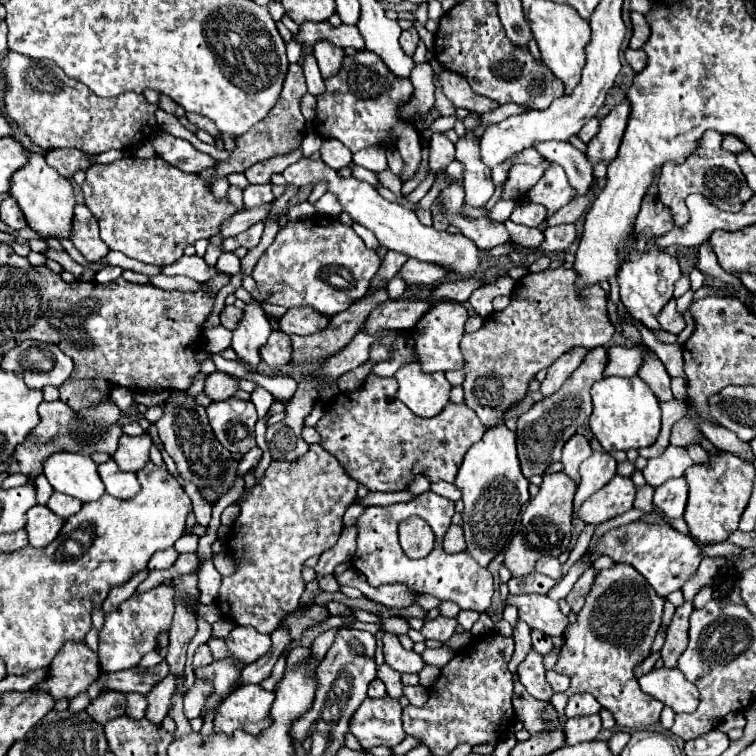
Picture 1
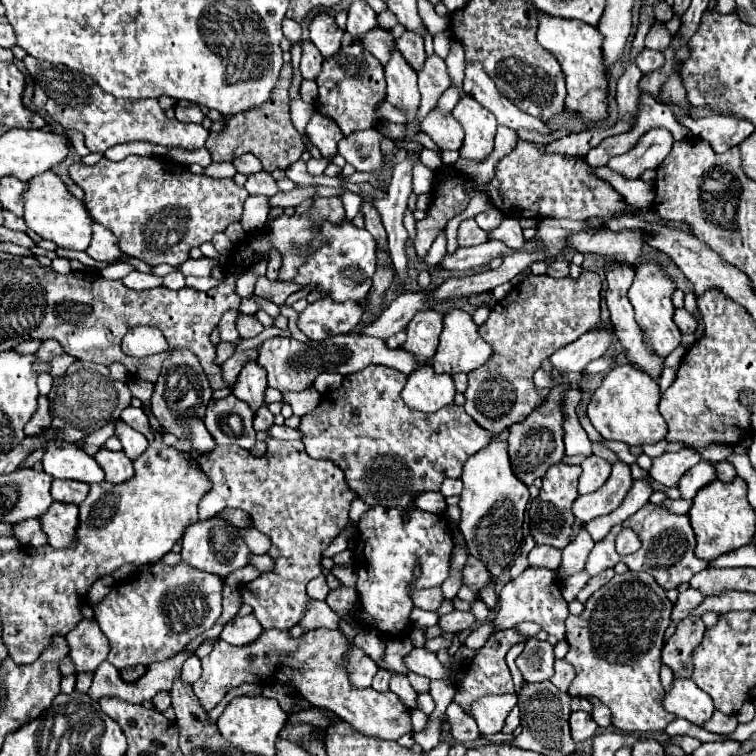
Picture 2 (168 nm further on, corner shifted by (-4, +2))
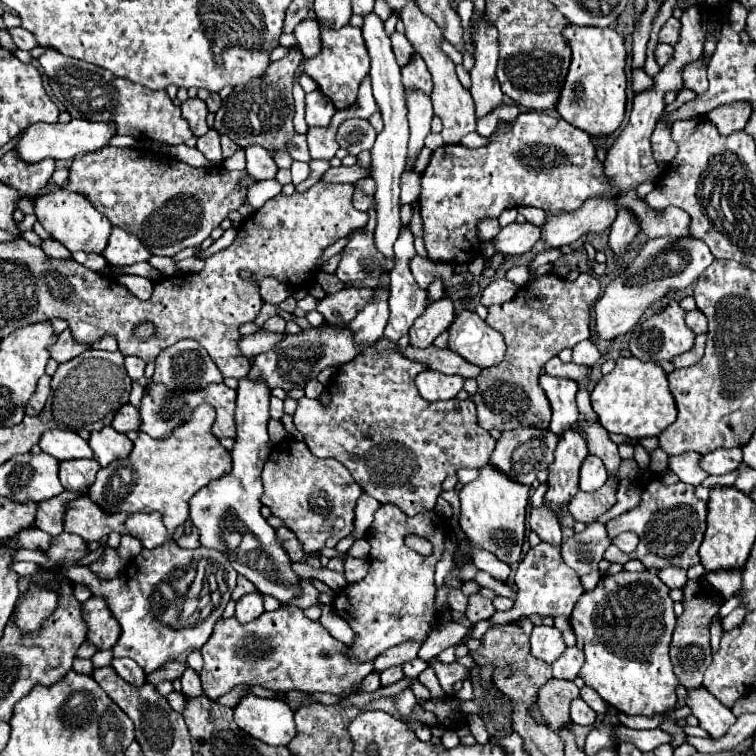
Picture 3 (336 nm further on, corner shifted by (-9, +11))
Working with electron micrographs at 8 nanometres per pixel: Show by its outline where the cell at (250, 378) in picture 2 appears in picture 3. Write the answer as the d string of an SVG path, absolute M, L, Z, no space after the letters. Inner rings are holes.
M249 377L239 379L237 407L235 407L235 429L237 429L237 437L235 437L235 445L231 449L233 469L223 479L213 481L211 485L207 485L205 489L201 489L199 493L195 493L191 497L191 501L189 501L189 517L191 517L191 523L197 525L197 529L201 531L201 545L225 553L229 557L233 569L239 575L243 575L245 579L249 579L257 587L259 593L271 595L281 605L287 605L291 601L291 597L299 597L299 581L301 579L291 569L291 559L287 557L285 549L277 541L277 531L261 515L261 495L263 495L261 469L263 469L267 457L271 455L271 441L267 437L269 397L271 397L271 391L267 389L267 385L263 381L251 381ZM223 535L231 535L233 537L233 543L225 541Z

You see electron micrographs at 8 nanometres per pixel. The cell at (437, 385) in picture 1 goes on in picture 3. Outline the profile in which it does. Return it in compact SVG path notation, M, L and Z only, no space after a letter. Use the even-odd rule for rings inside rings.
M421 371L415 377L417 389L427 401L447 401L453 399L463 389L463 377L459 375L443 375L439 371Z

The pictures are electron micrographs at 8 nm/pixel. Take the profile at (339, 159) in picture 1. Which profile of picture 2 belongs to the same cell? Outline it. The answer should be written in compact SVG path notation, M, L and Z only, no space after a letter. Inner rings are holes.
M316 112L306 126L306 134L324 158L332 160L334 156L338 156L338 140L342 140L344 134L338 130L332 118L326 118Z

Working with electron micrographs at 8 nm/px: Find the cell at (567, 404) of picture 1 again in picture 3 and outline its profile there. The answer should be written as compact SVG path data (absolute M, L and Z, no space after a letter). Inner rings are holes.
M521 427L513 431L503 431L489 463L493 463L495 469L499 469L501 473L507 473L507 477L511 477L513 481L519 481L531 487L531 483L537 477L537 471L547 469L551 465L557 441L559 437L555 433L539 427Z

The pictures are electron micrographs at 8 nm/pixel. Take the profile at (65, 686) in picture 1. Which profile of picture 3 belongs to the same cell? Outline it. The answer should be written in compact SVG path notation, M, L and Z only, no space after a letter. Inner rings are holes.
M91 597L83 603L83 619L87 621L87 639L97 649L111 649L115 641L119 639L119 623L115 617L111 617L111 611L107 609L107 603L103 597Z

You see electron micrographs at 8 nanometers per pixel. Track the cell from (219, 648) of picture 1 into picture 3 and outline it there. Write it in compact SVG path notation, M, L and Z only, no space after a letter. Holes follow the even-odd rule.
M279 607L273 613L263 613L255 621L243 625L235 621L235 617L219 619L215 623L213 635L201 649L205 667L201 671L201 685L207 697L215 699L225 693L229 693L237 685L261 685L265 689L287 693L287 691L303 691L303 693L351 693L355 687L361 685L361 681L371 673L373 663L351 663L347 659L347 647L341 641L335 641L327 629L319 621L311 621L303 615L301 609L291 607Z

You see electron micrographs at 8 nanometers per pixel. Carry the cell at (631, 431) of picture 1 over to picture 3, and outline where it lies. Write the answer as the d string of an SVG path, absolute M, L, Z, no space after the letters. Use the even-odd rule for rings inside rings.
M635 357L617 359L615 369L609 375L603 375L591 391L591 405L609 433L621 433L631 439L657 437L677 419L677 407L669 391L667 373L657 363L643 363Z

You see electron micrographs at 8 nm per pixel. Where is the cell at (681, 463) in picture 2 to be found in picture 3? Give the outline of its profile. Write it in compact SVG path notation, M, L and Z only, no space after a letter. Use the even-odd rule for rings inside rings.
M681 453L681 455L675 455L675 457L669 457L669 469L685 483L691 483L695 487L699 487L707 477L709 473L705 473L699 465L701 461L701 455L699 453Z

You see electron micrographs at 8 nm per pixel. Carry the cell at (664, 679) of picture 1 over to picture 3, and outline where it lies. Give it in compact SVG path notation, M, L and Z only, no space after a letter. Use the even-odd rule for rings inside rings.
M705 687L691 689L687 697L687 705L691 707L693 715L699 719L699 725L709 733L711 739L719 739L727 735L729 727L737 721L737 717L721 705L719 699L715 699Z

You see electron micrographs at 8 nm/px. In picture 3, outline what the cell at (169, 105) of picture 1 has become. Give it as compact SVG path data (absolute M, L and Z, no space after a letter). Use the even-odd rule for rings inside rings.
M193 97L193 99L187 99L181 103L181 115L187 119L189 129L195 137L201 137L203 133L207 133L207 129L209 129L205 123L207 113L209 113L207 105L199 97Z

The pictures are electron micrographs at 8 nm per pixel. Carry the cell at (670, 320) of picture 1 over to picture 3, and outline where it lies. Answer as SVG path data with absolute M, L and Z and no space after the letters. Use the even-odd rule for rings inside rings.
M697 309L697 311L689 311L685 315L687 319L687 325L693 329L695 335L701 335L701 333L707 333L707 317Z

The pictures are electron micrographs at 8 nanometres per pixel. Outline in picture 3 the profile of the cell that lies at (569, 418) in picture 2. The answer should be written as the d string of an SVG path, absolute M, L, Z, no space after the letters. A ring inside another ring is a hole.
M543 373L539 377L539 385L545 391L545 395L551 403L551 411L553 411L553 419L551 419L549 429L555 435L561 435L565 429L573 427L579 417L579 411L575 405L577 383L573 379L553 377L553 375Z

